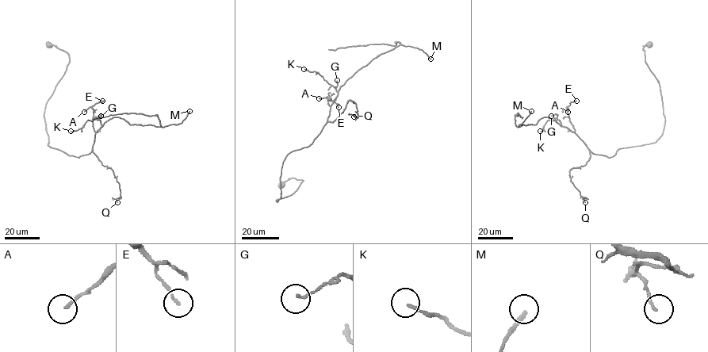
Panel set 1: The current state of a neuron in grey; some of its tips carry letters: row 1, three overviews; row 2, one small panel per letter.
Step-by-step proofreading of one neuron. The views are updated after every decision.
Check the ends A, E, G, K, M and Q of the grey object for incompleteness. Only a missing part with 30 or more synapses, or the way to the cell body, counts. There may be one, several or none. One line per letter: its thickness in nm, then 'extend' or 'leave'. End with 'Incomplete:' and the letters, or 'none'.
A: 150 nm thick; leave
E: 100 nm thick; leave
G: 120 nm thick; leave
K: 120 nm thick; leave
M: 180 nm thick; extend
Q: 110 nm thick; leave
Incomplete: M

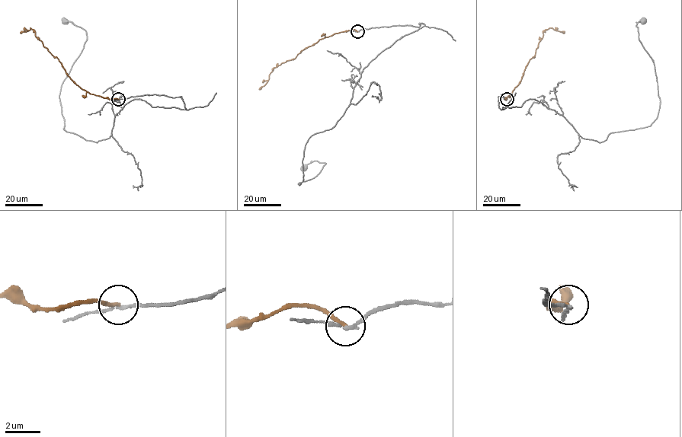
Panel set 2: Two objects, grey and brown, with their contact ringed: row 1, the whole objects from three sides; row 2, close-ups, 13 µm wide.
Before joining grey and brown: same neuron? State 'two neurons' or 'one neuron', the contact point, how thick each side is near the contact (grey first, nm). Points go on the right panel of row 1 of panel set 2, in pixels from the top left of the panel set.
two neurons; place (507, 99); calibres 150 and 200 nm

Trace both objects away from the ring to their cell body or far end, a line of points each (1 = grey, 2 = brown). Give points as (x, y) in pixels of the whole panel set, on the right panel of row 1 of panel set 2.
1: (507, 99), (501, 94), (500, 109), (535, 99), (599, 142), (649, 126), (660, 100), (638, 38), (643, 20)
2: (507, 99), (504, 99), (518, 84), (529, 61), (535, 55), (542, 32), (552, 28), (565, 33)

